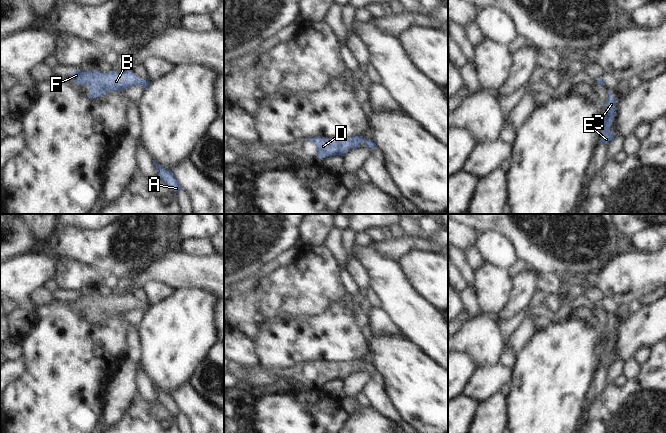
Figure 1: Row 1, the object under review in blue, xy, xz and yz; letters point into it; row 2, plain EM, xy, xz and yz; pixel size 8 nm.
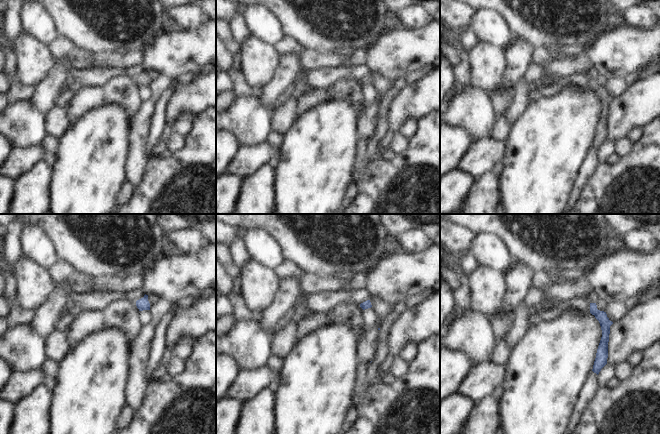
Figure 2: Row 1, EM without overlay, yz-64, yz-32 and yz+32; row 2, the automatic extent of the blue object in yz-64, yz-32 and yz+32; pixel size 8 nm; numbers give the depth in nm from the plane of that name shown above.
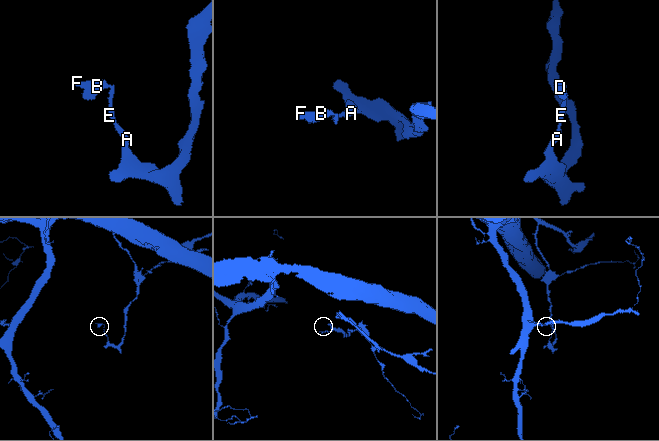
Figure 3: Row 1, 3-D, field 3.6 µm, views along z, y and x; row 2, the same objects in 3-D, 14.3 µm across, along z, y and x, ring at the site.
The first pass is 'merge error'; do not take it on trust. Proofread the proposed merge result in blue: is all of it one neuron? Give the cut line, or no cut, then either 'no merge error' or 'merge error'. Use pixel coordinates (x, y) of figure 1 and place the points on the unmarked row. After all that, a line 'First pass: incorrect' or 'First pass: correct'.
no cut; no merge error
First pass: incorrect

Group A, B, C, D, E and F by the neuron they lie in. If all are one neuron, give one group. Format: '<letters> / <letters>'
A B C D E F

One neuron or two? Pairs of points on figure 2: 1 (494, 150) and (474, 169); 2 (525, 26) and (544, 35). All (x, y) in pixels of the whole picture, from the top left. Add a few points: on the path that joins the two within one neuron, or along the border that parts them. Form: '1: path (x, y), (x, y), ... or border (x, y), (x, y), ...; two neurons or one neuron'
1: path (489, 154), (479, 164); one neuron
2: path (530, 26), (536, 27), (539, 30); one neuron

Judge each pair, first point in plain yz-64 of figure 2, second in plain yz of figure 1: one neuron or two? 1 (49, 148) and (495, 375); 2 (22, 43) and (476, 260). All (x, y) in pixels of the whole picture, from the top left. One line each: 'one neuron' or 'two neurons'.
1: two neurons
2: two neurons

